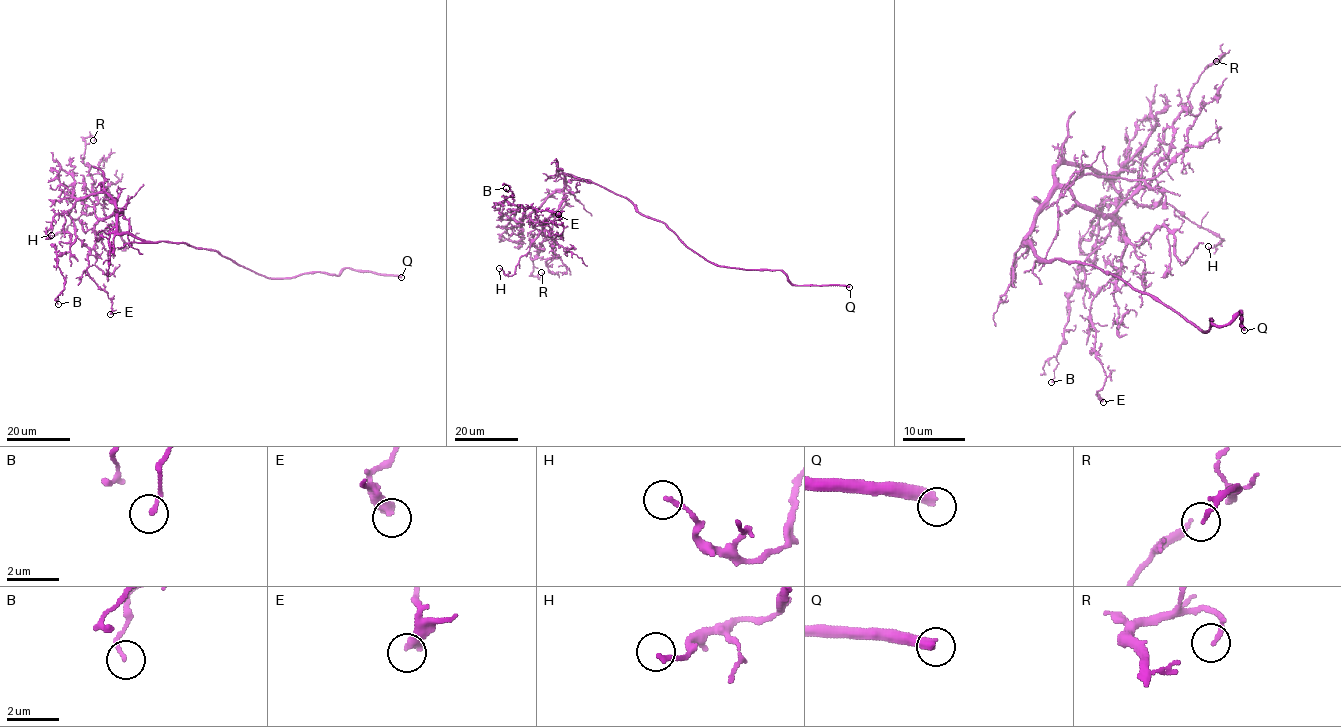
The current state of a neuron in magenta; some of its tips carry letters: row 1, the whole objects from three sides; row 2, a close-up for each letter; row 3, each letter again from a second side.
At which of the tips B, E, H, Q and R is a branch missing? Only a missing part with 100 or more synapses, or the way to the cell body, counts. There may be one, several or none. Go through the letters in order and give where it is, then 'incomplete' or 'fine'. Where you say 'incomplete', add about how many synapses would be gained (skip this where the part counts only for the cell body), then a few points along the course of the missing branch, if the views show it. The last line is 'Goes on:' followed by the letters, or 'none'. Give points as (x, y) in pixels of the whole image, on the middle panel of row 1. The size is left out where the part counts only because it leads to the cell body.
B: at (506, 188); fine
E: at (558, 214); fine
H: at (499, 268); fine
Q: at (849, 287); incomplete; about 110 synapses
R: at (541, 272); fine
Goes on: Q

